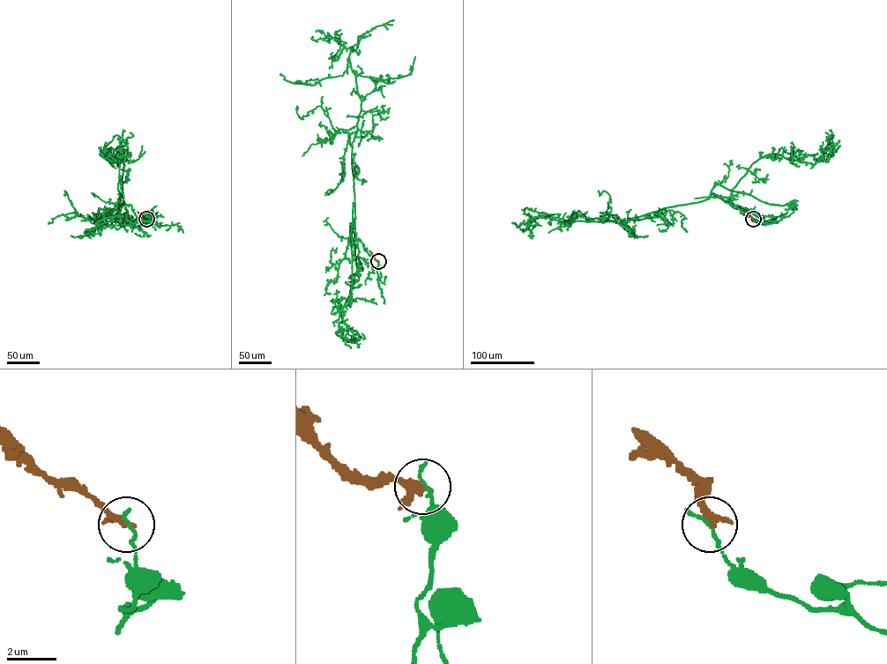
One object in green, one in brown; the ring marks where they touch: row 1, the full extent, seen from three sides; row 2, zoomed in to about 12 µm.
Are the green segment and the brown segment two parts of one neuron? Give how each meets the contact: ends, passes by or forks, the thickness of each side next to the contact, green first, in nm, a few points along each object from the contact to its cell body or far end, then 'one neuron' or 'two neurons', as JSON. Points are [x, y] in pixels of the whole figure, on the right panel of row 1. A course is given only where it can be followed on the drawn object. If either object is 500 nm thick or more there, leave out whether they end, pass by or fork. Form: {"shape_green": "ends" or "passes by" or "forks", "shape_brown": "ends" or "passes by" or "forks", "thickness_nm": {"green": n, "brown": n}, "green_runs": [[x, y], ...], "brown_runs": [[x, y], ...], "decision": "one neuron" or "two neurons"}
{"shape_green": "ends", "shape_brown": "ends", "thickness_nm": {"green": 130, "brown": 360}, "green_runs": [[753, 219], [732, 206], [732, 195], [711, 197], [715, 182], [770, 204], [792, 205]], "brown_runs": [[753, 219], [742, 212]], "decision": "two neurons"}

